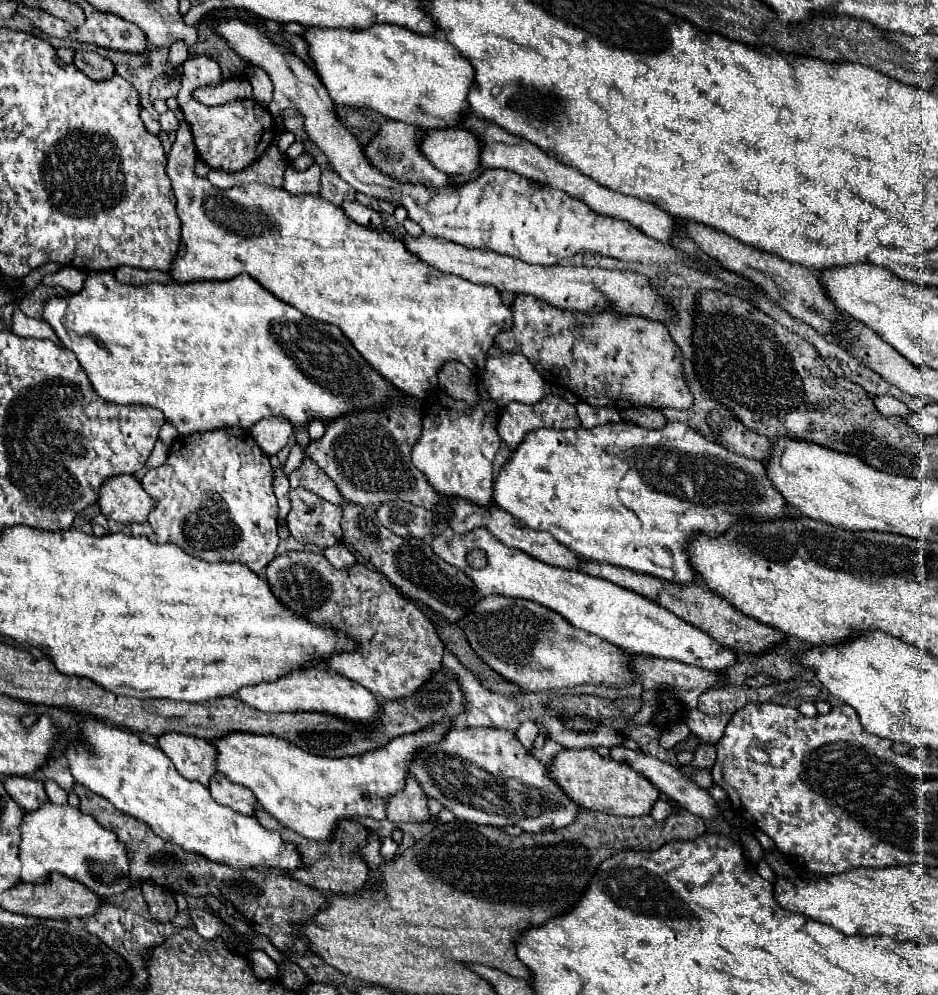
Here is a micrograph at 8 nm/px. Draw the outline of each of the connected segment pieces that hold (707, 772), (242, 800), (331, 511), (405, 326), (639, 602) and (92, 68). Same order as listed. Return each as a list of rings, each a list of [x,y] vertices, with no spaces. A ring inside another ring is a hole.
[[[707,767],[707,769],[693,769],[691,777],[693,777],[695,781],[699,781],[699,785],[701,785],[703,789],[707,789],[707,791],[709,791],[709,787],[713,785],[713,779],[711,779],[711,767]]]
[[[217,773],[213,777],[213,781],[209,783],[209,791],[211,791],[211,797],[217,803],[227,805],[227,807],[231,807],[237,813],[253,815],[253,811],[255,811],[257,799],[255,799],[253,791],[247,789],[245,785],[231,783],[223,773]]]
[[[291,489],[291,511],[287,525],[291,535],[301,543],[313,543],[317,547],[331,547],[343,541],[341,531],[341,507],[333,505],[307,489]]]
[[[181,121],[167,157],[167,175],[173,183],[183,231],[181,251],[171,267],[171,275],[177,283],[227,281],[245,271],[267,291],[301,313],[337,325],[373,369],[389,377],[397,389],[405,389],[405,393],[417,399],[425,399],[437,389],[437,373],[447,361],[459,361],[473,373],[483,373],[487,351],[495,345],[497,333],[511,329],[511,307],[503,303],[495,287],[441,273],[407,251],[405,243],[391,231],[371,229],[351,221],[341,207],[321,195],[291,195],[285,189],[257,183],[217,189],[209,185],[207,179],[195,177],[193,167],[195,149],[191,129]]]
[[[445,527],[433,537],[433,551],[447,563],[465,569],[465,573],[469,573],[469,577],[475,581],[483,595],[529,597],[531,601],[537,601],[561,613],[573,627],[585,629],[587,633],[595,633],[607,639],[609,643],[619,645],[625,651],[645,657],[681,661],[713,671],[723,671],[731,665],[737,665],[737,655],[733,651],[719,645],[711,635],[689,625],[659,603],[639,593],[633,593],[621,585],[615,585],[607,579],[593,577],[583,571],[551,567],[527,555],[525,551],[501,545],[501,541],[495,535],[487,533],[483,527],[473,529],[473,533],[465,535],[459,535],[453,529]],[[473,549],[483,549],[487,555],[487,565],[481,571],[471,569],[467,563],[467,553],[471,553]]]
[[[75,51],[73,63],[93,81],[107,81],[115,75],[115,65],[97,51]]]

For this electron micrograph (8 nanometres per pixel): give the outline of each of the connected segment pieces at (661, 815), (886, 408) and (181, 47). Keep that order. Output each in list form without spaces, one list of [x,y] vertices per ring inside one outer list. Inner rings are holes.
[[[658,800],[650,815],[655,821],[665,821],[671,815],[671,805],[667,801]]]
[[[879,395],[873,399],[875,401],[875,407],[881,415],[885,417],[907,417],[909,415],[909,409],[905,403],[901,403],[899,399],[891,397],[891,395]]]
[[[175,41],[169,47],[169,63],[171,65],[181,65],[187,59],[187,45],[183,41]]]

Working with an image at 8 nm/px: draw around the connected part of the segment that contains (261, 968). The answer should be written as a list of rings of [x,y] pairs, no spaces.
[[[255,949],[249,953],[249,961],[253,965],[253,971],[259,979],[275,979],[279,965],[261,949]]]

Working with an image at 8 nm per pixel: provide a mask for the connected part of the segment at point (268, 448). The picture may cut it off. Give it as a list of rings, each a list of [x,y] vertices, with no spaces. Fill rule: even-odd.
[[[269,417],[269,419],[253,425],[251,433],[253,433],[253,439],[257,441],[257,445],[267,455],[277,455],[287,445],[287,439],[291,437],[293,427],[287,421],[279,421],[279,417],[273,417],[273,419]]]

